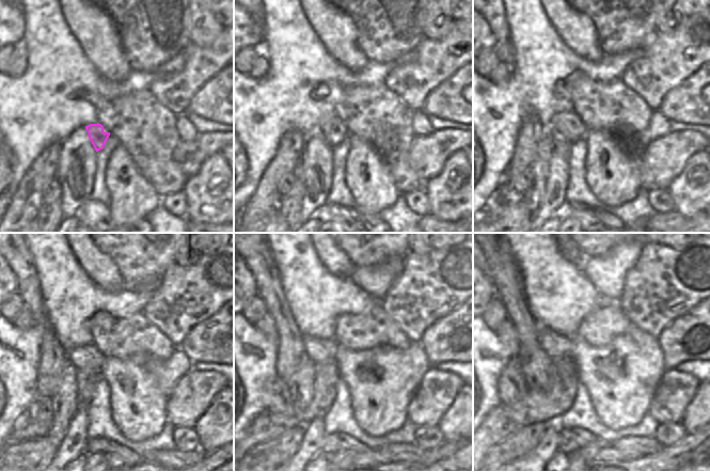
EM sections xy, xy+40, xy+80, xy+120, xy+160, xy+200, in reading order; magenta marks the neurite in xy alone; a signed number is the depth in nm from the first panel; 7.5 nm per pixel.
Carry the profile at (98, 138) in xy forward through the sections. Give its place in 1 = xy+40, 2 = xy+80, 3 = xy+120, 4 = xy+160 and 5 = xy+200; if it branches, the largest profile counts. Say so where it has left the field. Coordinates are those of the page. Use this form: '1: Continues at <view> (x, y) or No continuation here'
1: Continues at xy+40 (331, 128)
2: Continues at xy+80 (568, 125)
3: Continues at xy+120 (89, 356)
4: Continues at xy+160 (318, 350)
5: Continues at xy+200 (553, 344).

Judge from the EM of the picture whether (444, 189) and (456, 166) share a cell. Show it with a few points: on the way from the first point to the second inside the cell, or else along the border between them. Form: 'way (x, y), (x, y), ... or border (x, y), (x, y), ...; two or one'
way (450, 184), (454, 179), (454, 171); one

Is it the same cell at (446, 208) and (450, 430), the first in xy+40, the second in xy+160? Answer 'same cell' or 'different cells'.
same cell

